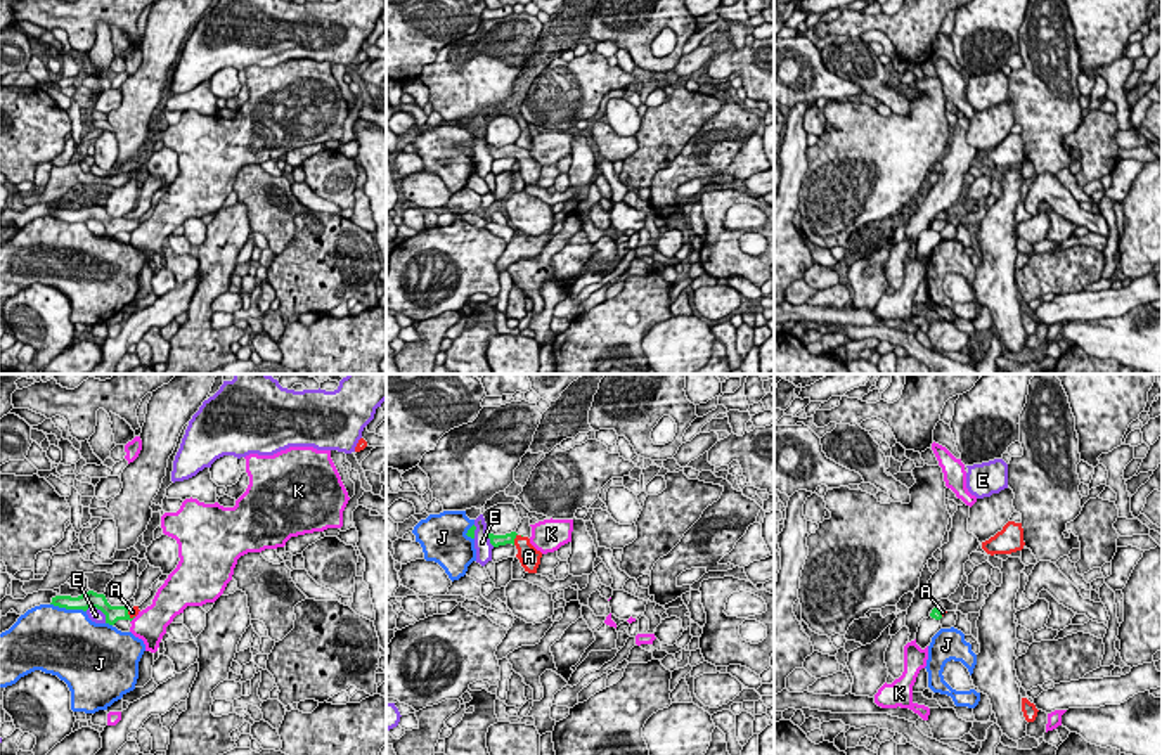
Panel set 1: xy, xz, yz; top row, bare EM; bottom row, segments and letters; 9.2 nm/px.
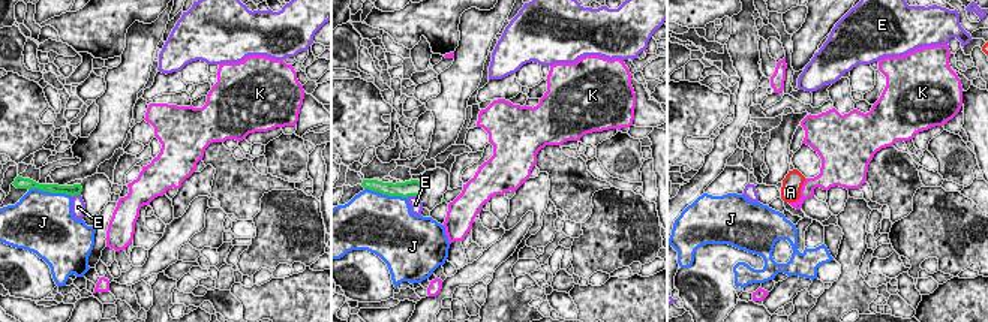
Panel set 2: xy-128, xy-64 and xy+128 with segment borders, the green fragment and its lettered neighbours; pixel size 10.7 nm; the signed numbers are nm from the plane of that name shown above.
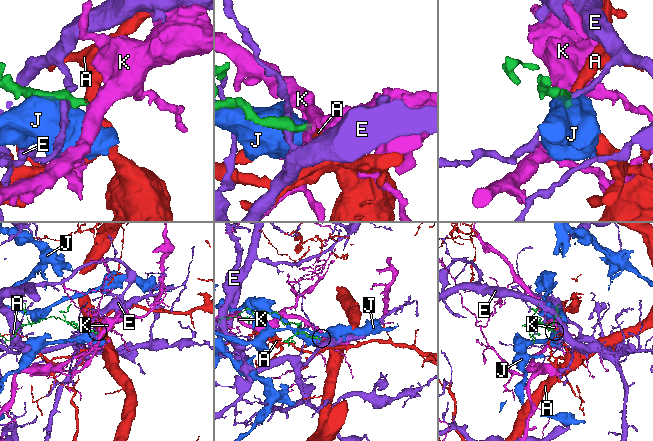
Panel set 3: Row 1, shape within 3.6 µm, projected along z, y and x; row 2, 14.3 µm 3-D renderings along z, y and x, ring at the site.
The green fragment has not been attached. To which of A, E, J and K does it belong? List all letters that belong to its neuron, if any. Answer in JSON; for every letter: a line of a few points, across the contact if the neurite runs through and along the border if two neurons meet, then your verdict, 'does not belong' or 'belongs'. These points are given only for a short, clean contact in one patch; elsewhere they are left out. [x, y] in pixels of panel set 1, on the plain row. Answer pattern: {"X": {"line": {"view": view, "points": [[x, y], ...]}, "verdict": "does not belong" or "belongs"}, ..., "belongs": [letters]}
{"A": {"line": {"view": "xz", "points": [[496, 153], [515, 149], [529, 168]]}, "verdict": "belongs"}, "E": {"line": {"view": "xy", "points": [[85, 222], [97, 220], [106, 234]]}, "verdict": "does not belong"}, "J": {"verdict": "does not belong"}, "K": {"line": {"view": "xy", "points": [[135, 229], [130, 234]]}, "verdict": "does not belong"}, "belongs": ["A"]}

